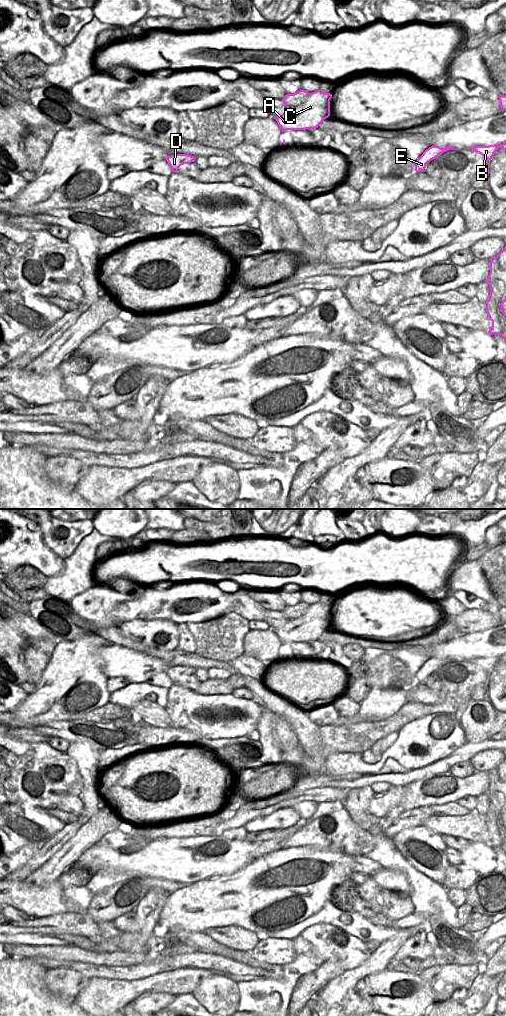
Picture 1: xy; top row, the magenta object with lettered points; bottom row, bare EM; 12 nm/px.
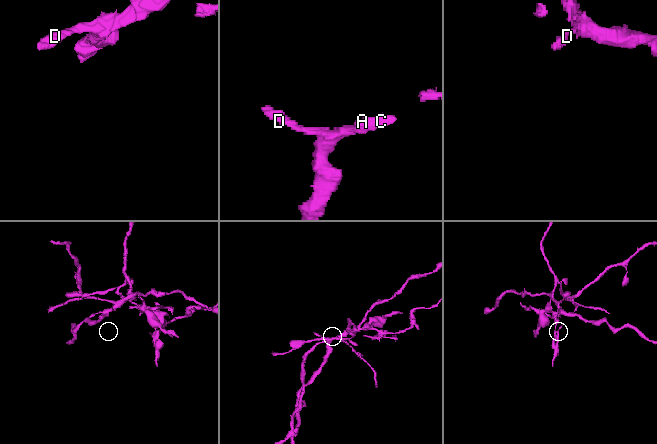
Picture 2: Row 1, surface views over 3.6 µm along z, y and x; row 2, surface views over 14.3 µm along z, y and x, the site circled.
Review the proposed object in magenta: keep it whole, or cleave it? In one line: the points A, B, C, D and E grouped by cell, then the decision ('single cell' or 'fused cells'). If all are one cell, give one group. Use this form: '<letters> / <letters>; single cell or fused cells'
A C D / B E; fused cells

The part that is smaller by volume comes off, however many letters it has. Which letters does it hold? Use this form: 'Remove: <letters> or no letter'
Remove: A, C, D

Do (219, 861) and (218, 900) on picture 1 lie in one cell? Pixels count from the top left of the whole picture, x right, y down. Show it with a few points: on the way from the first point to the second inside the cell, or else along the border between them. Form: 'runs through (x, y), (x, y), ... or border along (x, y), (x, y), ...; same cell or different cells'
border along (241, 868), (226, 875), (210, 876), (196, 881); different cells

